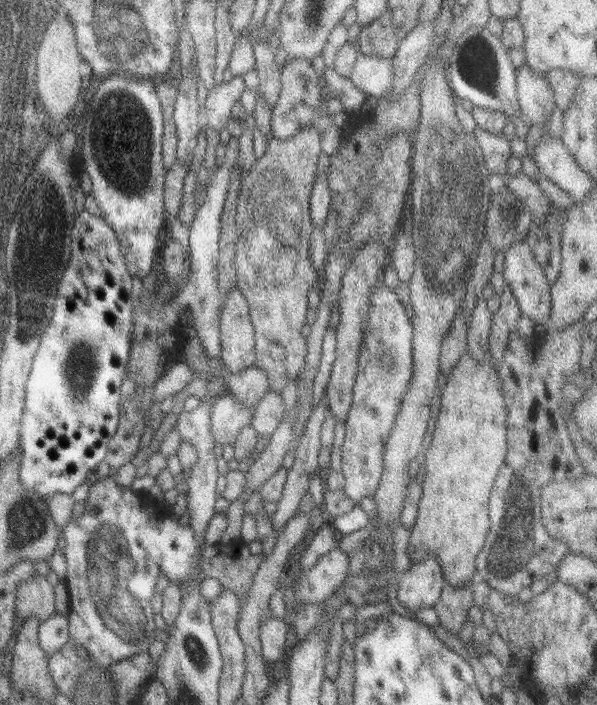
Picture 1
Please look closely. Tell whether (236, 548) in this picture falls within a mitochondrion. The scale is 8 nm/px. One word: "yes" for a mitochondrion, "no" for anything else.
no

